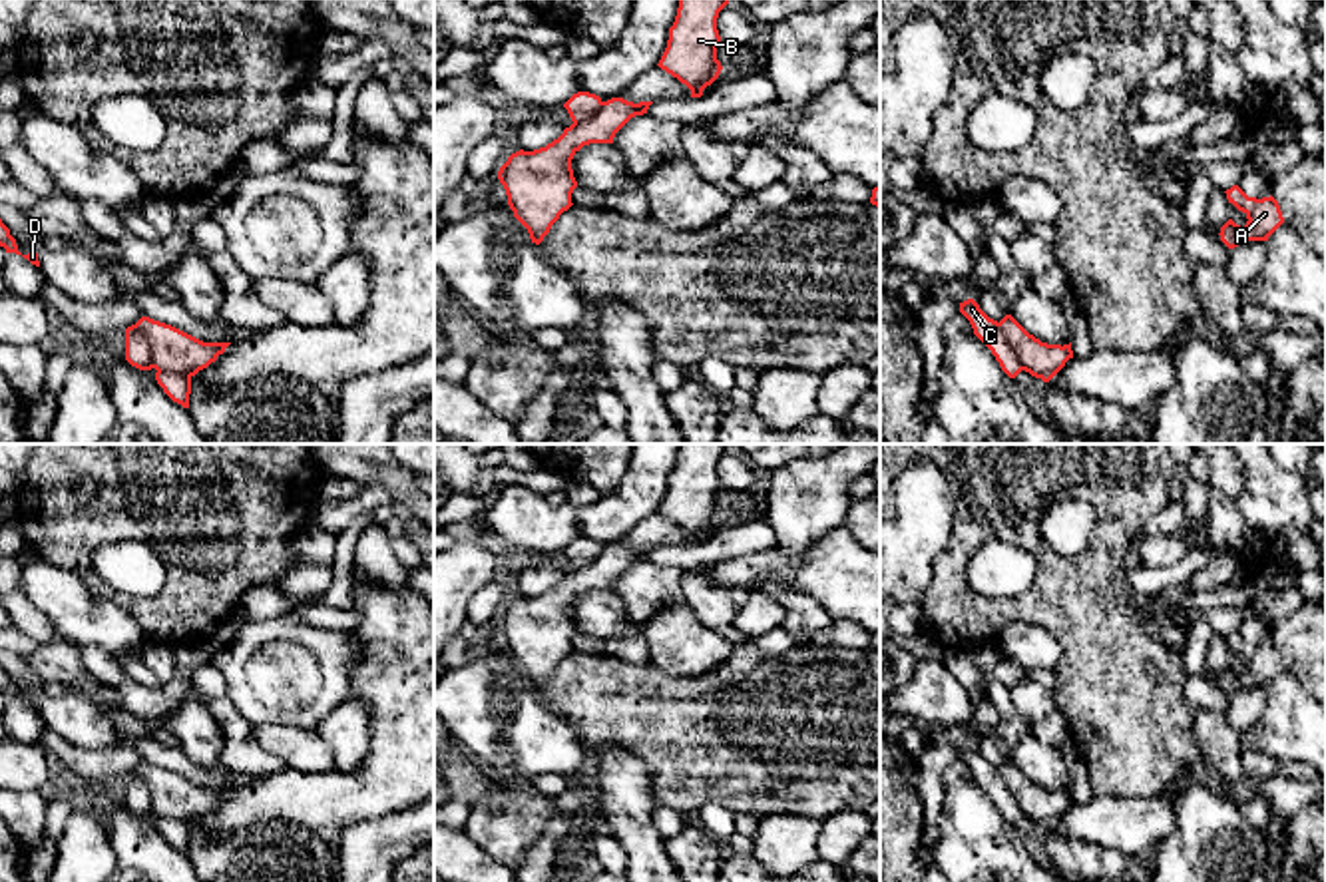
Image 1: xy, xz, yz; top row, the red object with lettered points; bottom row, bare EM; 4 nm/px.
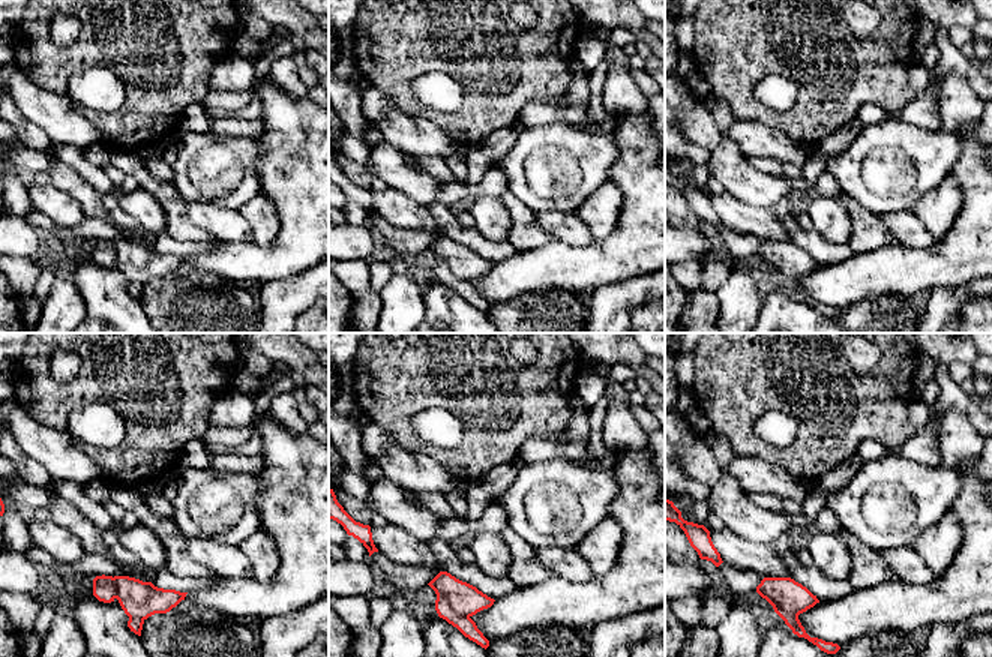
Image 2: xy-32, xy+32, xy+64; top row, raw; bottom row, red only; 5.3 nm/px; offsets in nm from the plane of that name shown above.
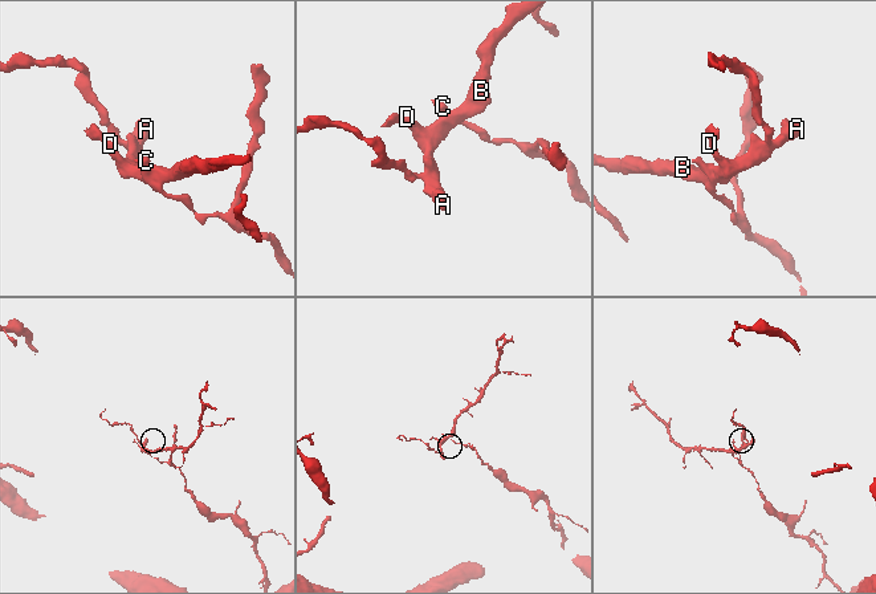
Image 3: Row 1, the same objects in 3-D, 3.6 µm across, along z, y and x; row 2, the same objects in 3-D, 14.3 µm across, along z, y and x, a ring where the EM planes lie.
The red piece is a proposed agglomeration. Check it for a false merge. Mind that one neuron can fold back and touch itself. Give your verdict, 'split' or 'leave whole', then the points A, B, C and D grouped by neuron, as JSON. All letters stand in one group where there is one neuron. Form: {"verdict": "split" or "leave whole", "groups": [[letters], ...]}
{"verdict": "split", "groups": [["A", "B", "D"], ["C"]]}

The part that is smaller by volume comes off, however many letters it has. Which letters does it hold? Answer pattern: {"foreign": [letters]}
{"foreign": ["A", "B", "D"]}

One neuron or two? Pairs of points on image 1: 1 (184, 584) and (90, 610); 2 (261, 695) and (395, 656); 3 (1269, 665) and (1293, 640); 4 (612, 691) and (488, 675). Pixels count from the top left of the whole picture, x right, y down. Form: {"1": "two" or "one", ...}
{"1": "two", "2": "two", "3": "one", "4": "two"}

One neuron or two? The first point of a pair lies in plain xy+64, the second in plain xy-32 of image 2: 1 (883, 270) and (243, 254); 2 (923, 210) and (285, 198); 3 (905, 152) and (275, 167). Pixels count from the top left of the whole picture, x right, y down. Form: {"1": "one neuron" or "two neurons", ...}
{"1": "one neuron", "2": "two neurons", "3": "two neurons"}

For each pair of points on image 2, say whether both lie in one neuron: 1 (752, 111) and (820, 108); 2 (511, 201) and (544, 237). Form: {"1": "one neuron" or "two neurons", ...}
{"1": "one neuron", "2": "one neuron"}

